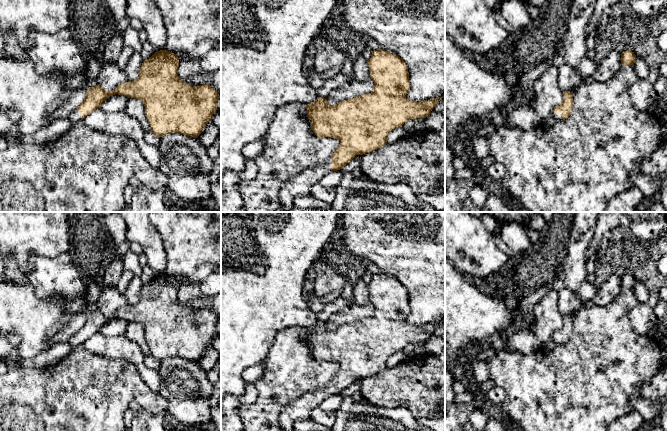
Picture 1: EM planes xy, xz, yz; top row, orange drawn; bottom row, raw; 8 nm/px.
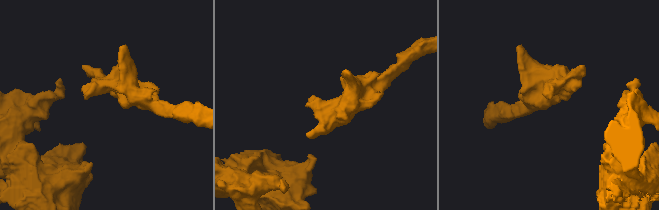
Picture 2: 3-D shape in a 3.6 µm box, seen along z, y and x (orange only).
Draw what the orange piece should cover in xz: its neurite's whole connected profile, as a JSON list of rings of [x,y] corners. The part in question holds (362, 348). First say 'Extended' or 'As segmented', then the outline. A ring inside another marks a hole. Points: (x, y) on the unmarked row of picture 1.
As segmented. [[[384,273],[372,275],[372,280],[368,284],[370,302],[374,306],[374,314],[369,318],[364,318],[356,322],[348,323],[330,330],[324,321],[317,321],[311,328],[307,328],[307,341],[312,345],[312,355],[317,361],[328,361],[338,363],[340,368],[331,380],[331,395],[342,393],[356,379],[377,374],[387,368],[388,358],[402,351],[409,344],[426,342],[440,325],[441,321],[429,323],[422,326],[411,325],[406,322],[410,313],[409,296],[406,287],[395,277],[390,277]]]

